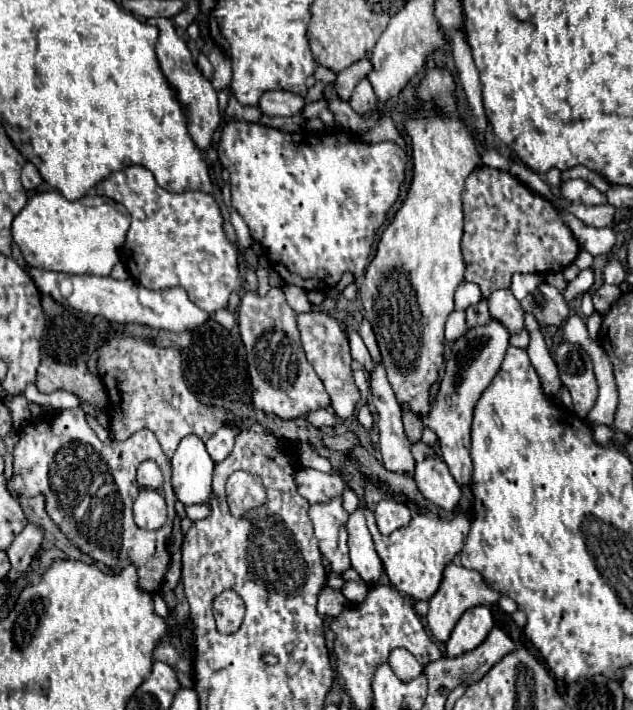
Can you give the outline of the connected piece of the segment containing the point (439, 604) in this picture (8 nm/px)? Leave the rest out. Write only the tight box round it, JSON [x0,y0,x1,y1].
[425,564,501,642]

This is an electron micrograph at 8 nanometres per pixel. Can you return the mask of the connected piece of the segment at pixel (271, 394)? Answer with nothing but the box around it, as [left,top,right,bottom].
[237,288,329,418]

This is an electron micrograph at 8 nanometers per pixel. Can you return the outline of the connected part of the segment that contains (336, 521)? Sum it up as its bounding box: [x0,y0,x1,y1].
[309,496,349,588]

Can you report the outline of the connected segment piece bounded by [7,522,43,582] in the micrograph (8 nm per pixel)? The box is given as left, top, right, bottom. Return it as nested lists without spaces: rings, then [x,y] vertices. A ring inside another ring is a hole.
[[[29,522],[23,532],[13,540],[13,544],[7,548],[7,554],[9,554],[9,560],[11,560],[11,572],[7,574],[7,580],[15,582],[31,564],[31,558],[33,554],[39,552],[43,544],[43,530]]]

